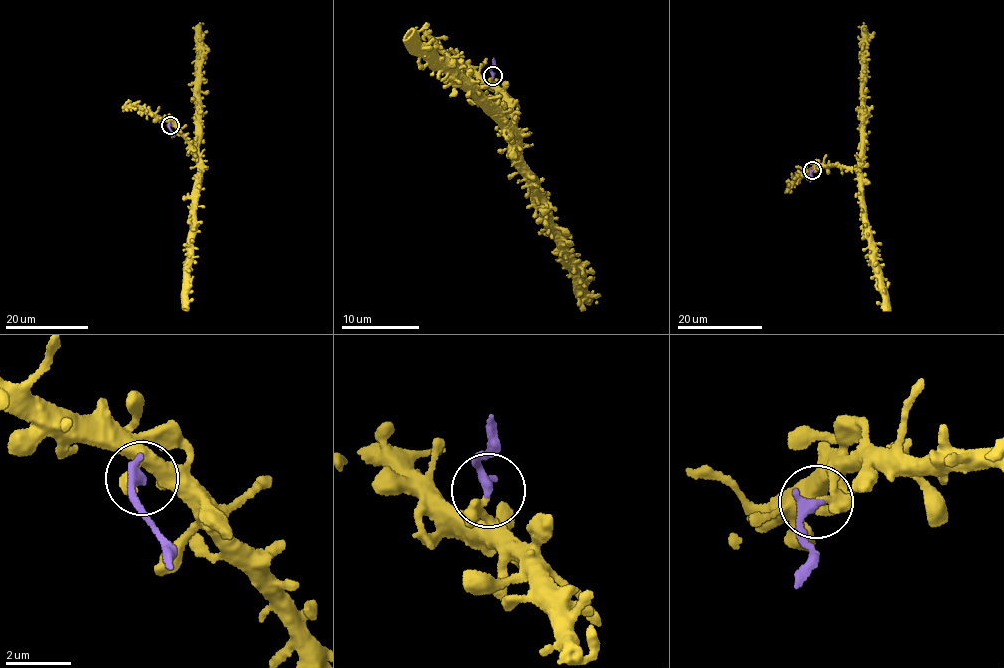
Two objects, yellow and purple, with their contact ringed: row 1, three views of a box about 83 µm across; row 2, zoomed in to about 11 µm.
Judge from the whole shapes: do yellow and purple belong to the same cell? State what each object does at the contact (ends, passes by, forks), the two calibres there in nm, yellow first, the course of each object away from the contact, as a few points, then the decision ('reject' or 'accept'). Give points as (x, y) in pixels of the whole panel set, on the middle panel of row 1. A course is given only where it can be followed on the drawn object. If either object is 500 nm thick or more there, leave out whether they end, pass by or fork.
yellow ends there; purple ends there; 340 nm thick on the yellow side, 340 nm on the other; yellow runs (493, 77), (513, 117), (514, 131), (498, 120), (450, 56), (435, 55), (416, 34), (408, 38); purple runs (492, 76), (489, 67), (492, 67), (493, 58); reject

